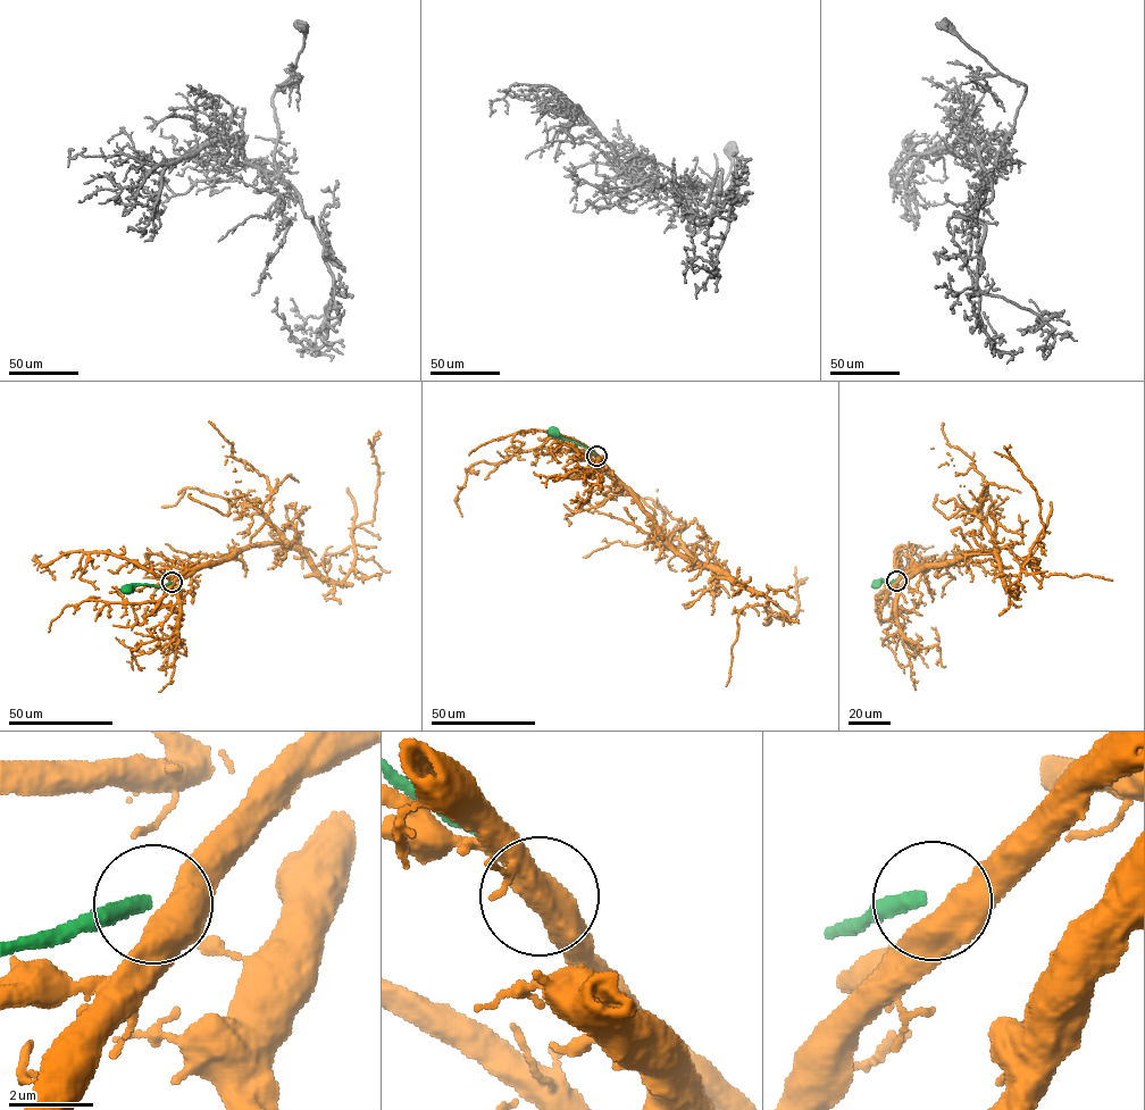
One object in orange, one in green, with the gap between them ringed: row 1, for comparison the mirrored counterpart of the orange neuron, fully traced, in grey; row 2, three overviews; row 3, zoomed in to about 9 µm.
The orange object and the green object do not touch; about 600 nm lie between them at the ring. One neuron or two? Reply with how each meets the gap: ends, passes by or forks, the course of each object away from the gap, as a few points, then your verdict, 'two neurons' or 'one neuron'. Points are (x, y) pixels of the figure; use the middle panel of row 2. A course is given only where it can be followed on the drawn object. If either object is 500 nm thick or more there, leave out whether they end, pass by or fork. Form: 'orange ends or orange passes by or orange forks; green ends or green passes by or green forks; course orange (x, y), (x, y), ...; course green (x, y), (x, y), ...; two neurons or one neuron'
course orange (596, 457), (678, 552), (726, 573), (768, 599), (766, 609), (787, 620), (797, 611), (795, 567); course green (596, 456), (573, 441), (560, 439), (553, 432); two neurons

